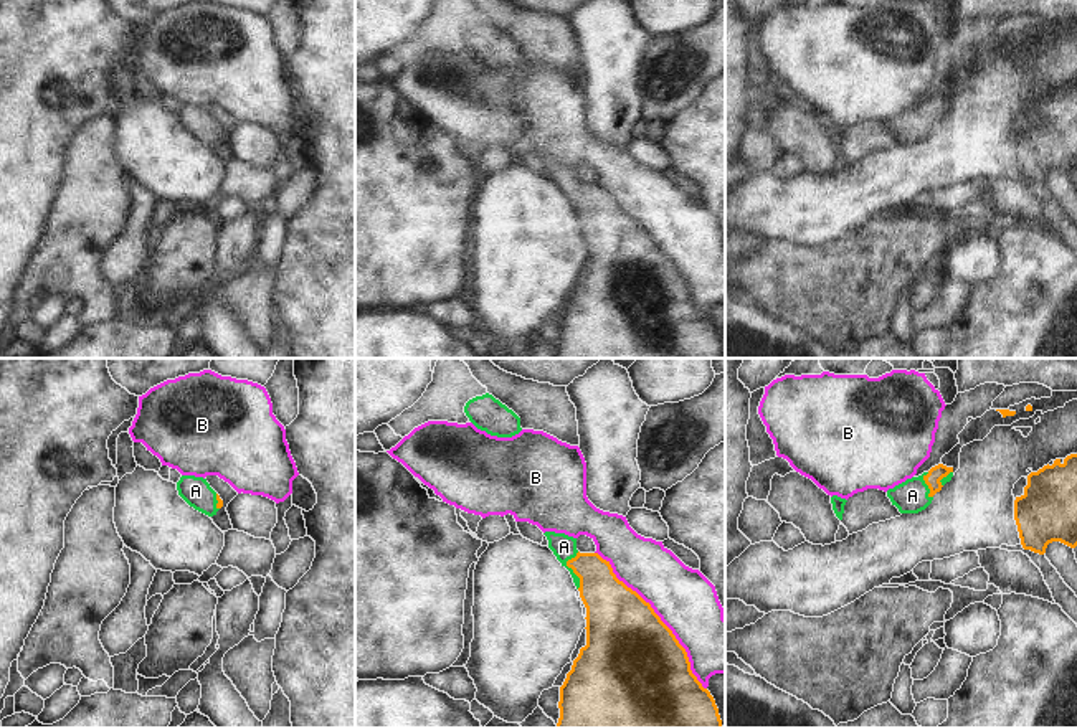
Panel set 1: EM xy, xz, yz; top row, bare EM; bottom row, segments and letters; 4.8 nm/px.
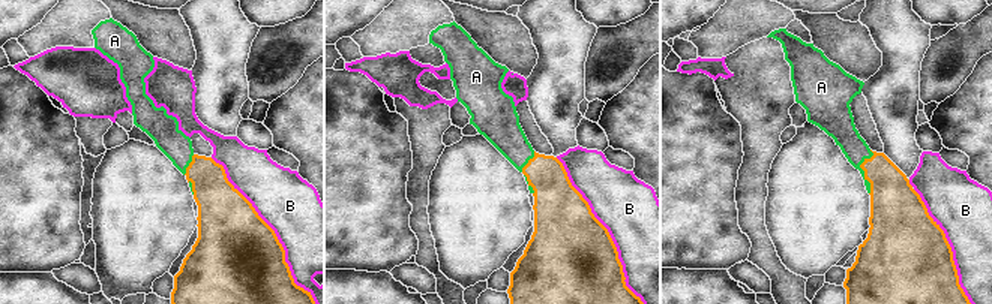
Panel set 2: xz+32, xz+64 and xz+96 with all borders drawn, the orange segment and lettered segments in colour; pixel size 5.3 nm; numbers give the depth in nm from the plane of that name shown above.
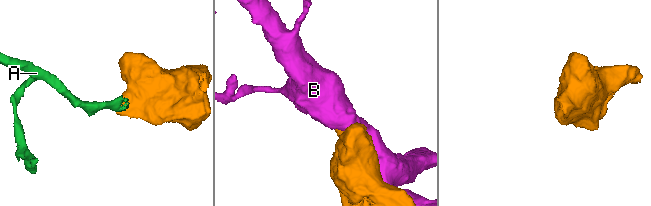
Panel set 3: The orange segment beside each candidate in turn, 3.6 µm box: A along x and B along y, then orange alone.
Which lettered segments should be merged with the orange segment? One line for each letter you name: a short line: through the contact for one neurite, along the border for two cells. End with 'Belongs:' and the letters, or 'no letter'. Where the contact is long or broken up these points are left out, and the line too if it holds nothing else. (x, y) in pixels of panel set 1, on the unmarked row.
A: Line: xz (610, 233), (572, 198), (564, 177)
Belongs: A

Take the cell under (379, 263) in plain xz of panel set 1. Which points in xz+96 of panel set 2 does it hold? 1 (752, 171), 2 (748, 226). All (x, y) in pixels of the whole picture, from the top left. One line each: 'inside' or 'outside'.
1: outside
2: outside

